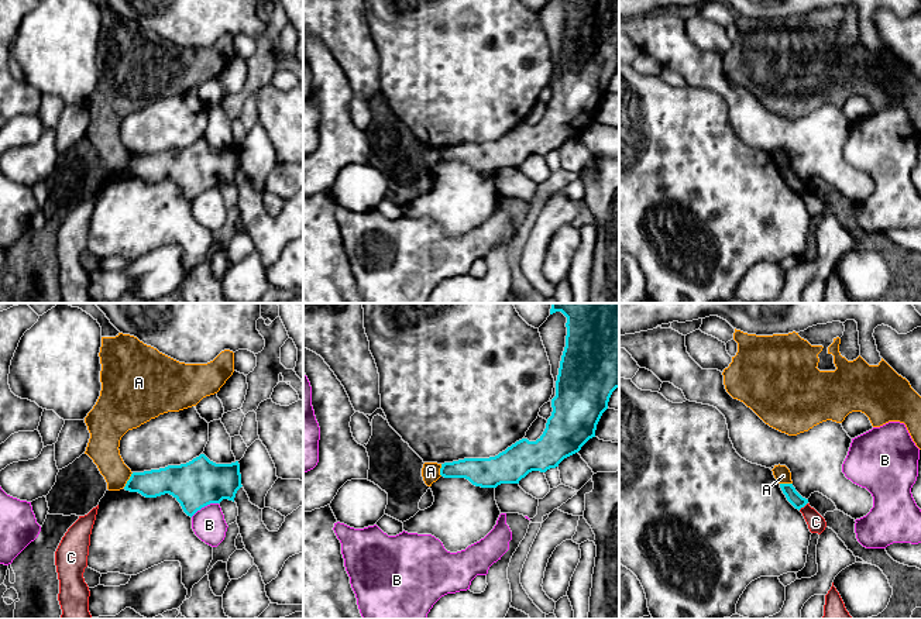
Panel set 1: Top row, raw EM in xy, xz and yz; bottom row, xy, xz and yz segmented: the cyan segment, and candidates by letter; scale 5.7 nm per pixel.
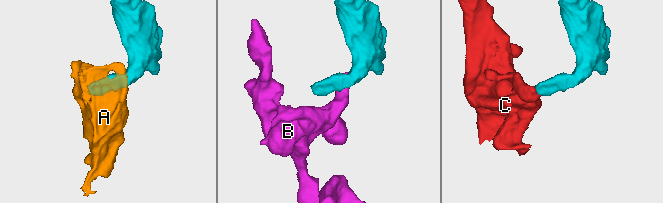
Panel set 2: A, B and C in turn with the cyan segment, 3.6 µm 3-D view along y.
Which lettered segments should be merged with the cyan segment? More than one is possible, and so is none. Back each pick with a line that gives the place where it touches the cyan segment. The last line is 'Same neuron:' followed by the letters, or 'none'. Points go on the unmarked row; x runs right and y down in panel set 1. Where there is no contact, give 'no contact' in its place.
Same neuron: none

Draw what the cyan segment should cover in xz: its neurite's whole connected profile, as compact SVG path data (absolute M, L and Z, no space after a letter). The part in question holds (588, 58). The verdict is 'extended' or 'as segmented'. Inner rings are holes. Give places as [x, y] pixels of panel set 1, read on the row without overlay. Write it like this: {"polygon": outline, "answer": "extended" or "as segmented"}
{"polygon": "M566 0L567 20L556 65L556 80L551 83L551 100L543 118L536 125L522 123L505 135L489 142L464 142L444 147L440 159L465 162L481 172L496 172L501 168L519 168L532 155L546 157L578 137L595 121L597 109L608 93L612 76L619 72L619 0Z", "answer": "as segmented"}

